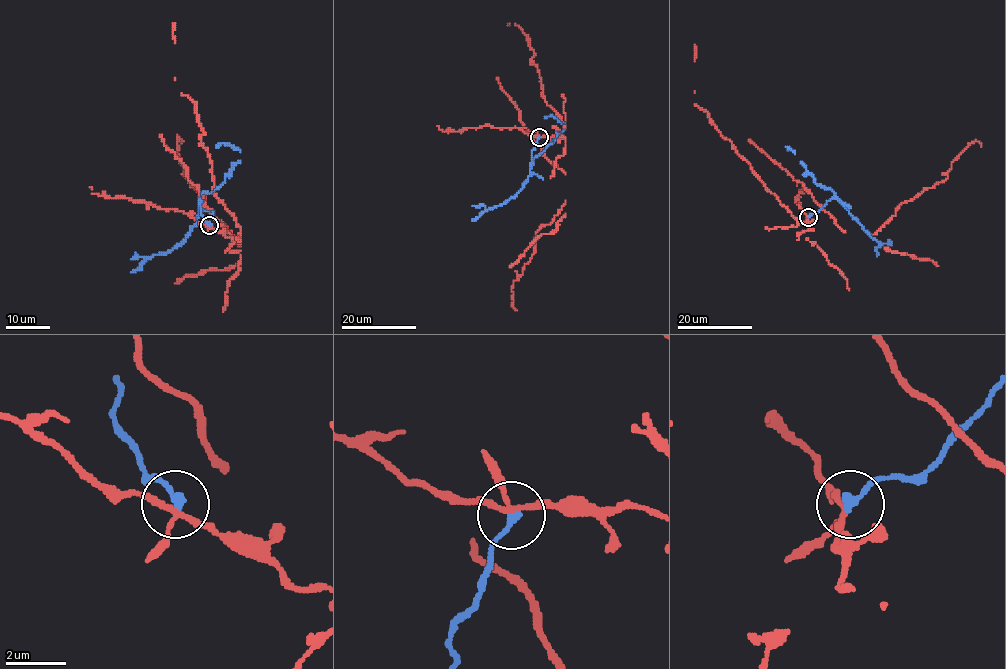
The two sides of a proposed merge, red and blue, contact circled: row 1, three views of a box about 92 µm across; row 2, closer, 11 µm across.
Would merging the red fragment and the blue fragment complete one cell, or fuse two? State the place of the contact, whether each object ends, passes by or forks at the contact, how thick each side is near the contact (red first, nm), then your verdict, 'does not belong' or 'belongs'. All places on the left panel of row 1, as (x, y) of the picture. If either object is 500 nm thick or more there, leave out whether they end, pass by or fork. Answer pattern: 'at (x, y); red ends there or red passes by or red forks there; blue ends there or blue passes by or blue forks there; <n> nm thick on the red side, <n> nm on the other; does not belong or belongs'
at (209, 225); red forks there; blue ends there; 160 nm thick on the red side, 280 nm on the other; does not belong

